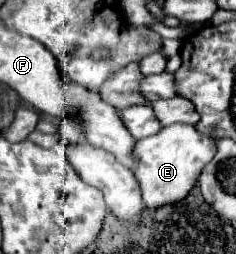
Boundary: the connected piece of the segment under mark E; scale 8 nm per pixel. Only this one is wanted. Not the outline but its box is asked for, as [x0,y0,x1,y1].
[134,124,216,210]

